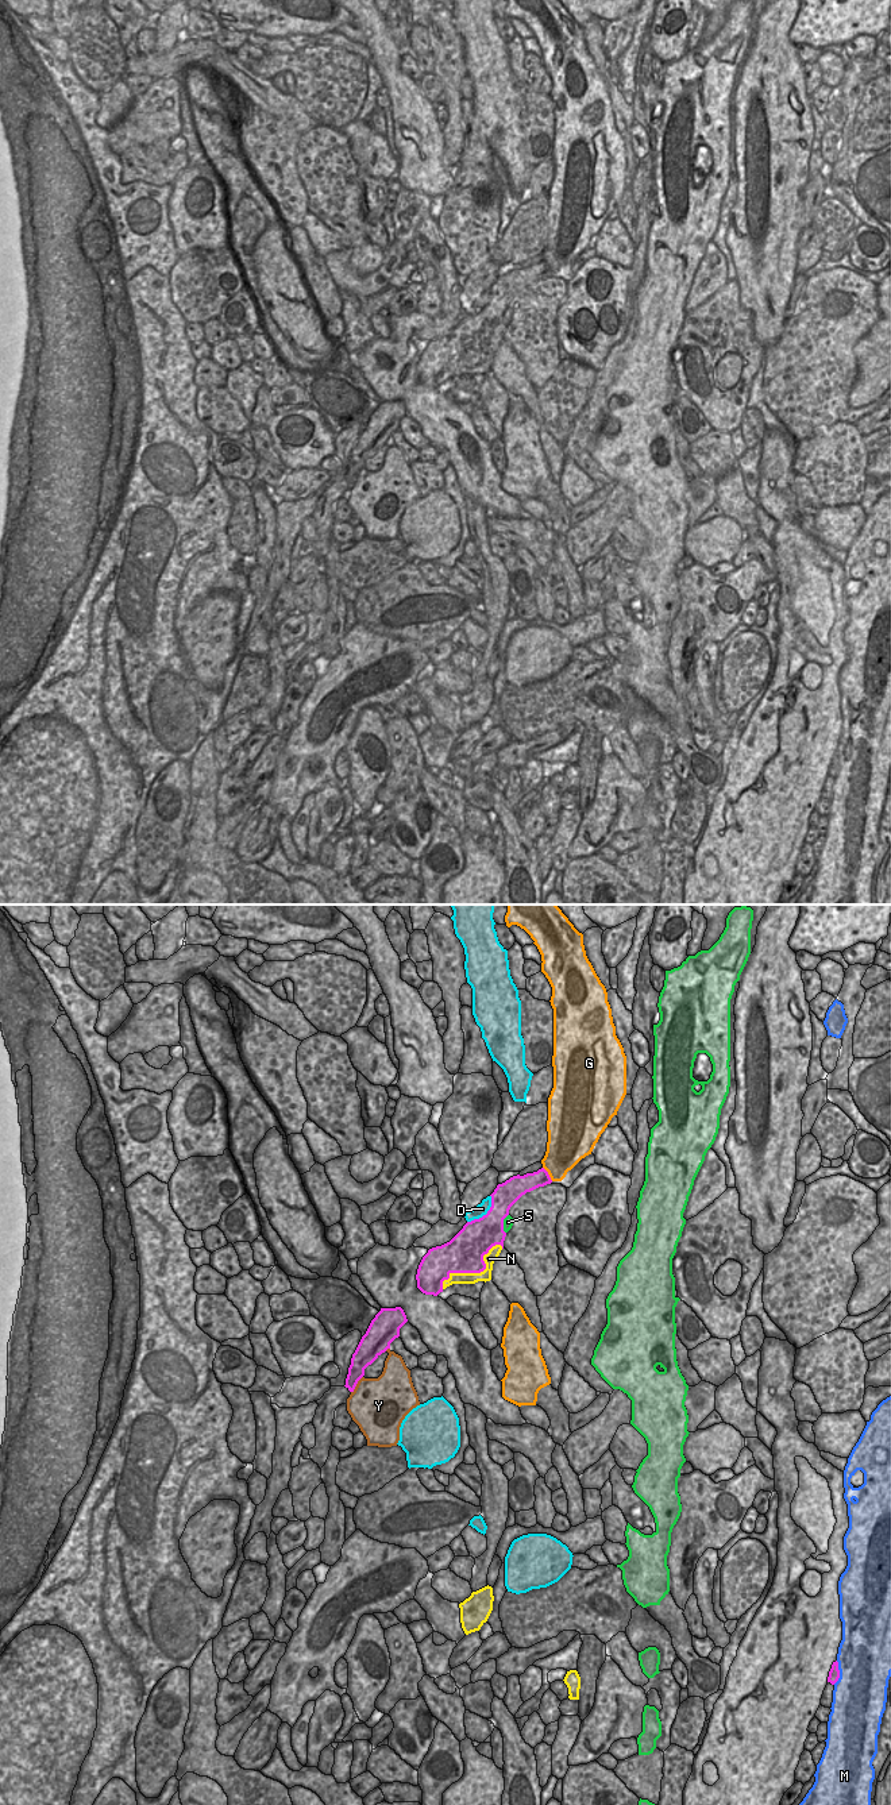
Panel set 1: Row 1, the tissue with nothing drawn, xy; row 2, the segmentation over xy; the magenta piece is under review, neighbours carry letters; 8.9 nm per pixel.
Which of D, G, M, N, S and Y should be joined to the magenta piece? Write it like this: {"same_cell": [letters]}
{"same_cell": []}

